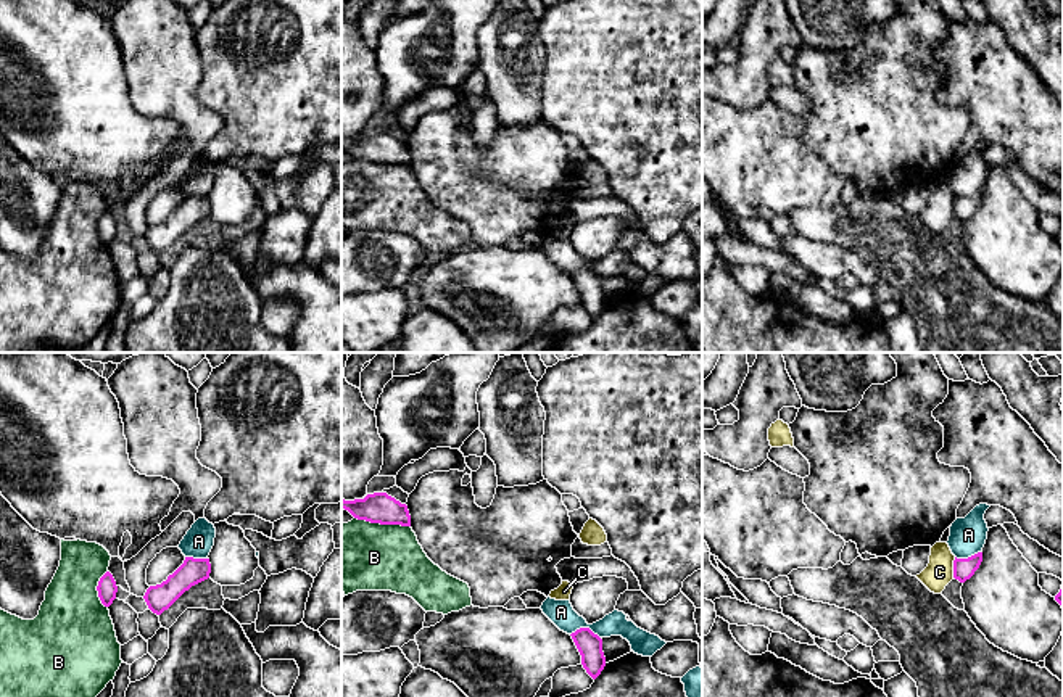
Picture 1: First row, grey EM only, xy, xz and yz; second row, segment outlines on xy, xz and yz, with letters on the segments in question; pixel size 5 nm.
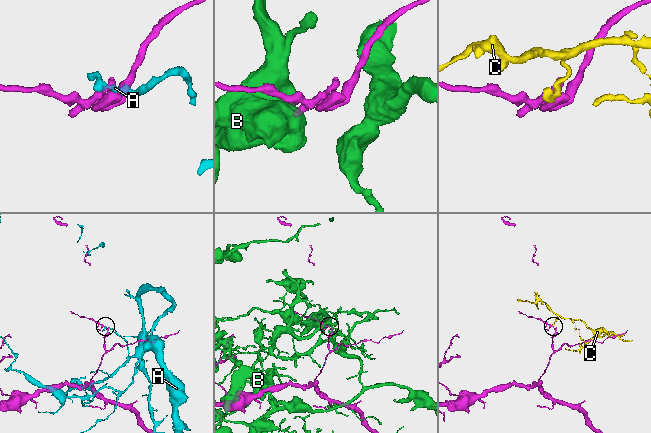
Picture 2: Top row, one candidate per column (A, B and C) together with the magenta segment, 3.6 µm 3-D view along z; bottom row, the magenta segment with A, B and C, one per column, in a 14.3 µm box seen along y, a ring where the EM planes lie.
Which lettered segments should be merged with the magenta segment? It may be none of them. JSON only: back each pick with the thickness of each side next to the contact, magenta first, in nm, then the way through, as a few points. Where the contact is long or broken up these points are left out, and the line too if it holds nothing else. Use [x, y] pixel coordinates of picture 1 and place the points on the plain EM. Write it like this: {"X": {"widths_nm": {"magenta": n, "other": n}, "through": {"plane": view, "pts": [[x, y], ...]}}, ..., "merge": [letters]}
{"merge": []}

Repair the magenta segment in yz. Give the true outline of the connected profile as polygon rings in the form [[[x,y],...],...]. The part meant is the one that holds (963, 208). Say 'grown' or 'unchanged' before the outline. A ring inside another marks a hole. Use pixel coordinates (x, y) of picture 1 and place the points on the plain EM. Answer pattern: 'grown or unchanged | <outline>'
unchanged | [[[978,192],[968,198],[957,198],[953,200],[953,217],[960,222],[970,219],[974,211],[979,208],[982,201],[982,192]]]

